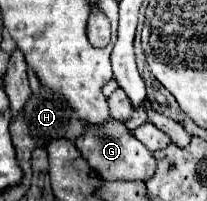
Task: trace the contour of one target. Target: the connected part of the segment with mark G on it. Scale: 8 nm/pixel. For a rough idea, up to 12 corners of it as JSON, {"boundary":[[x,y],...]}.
{"boundary":[[119,120],[75,146],[105,180],[155,174],[153,154]]}

